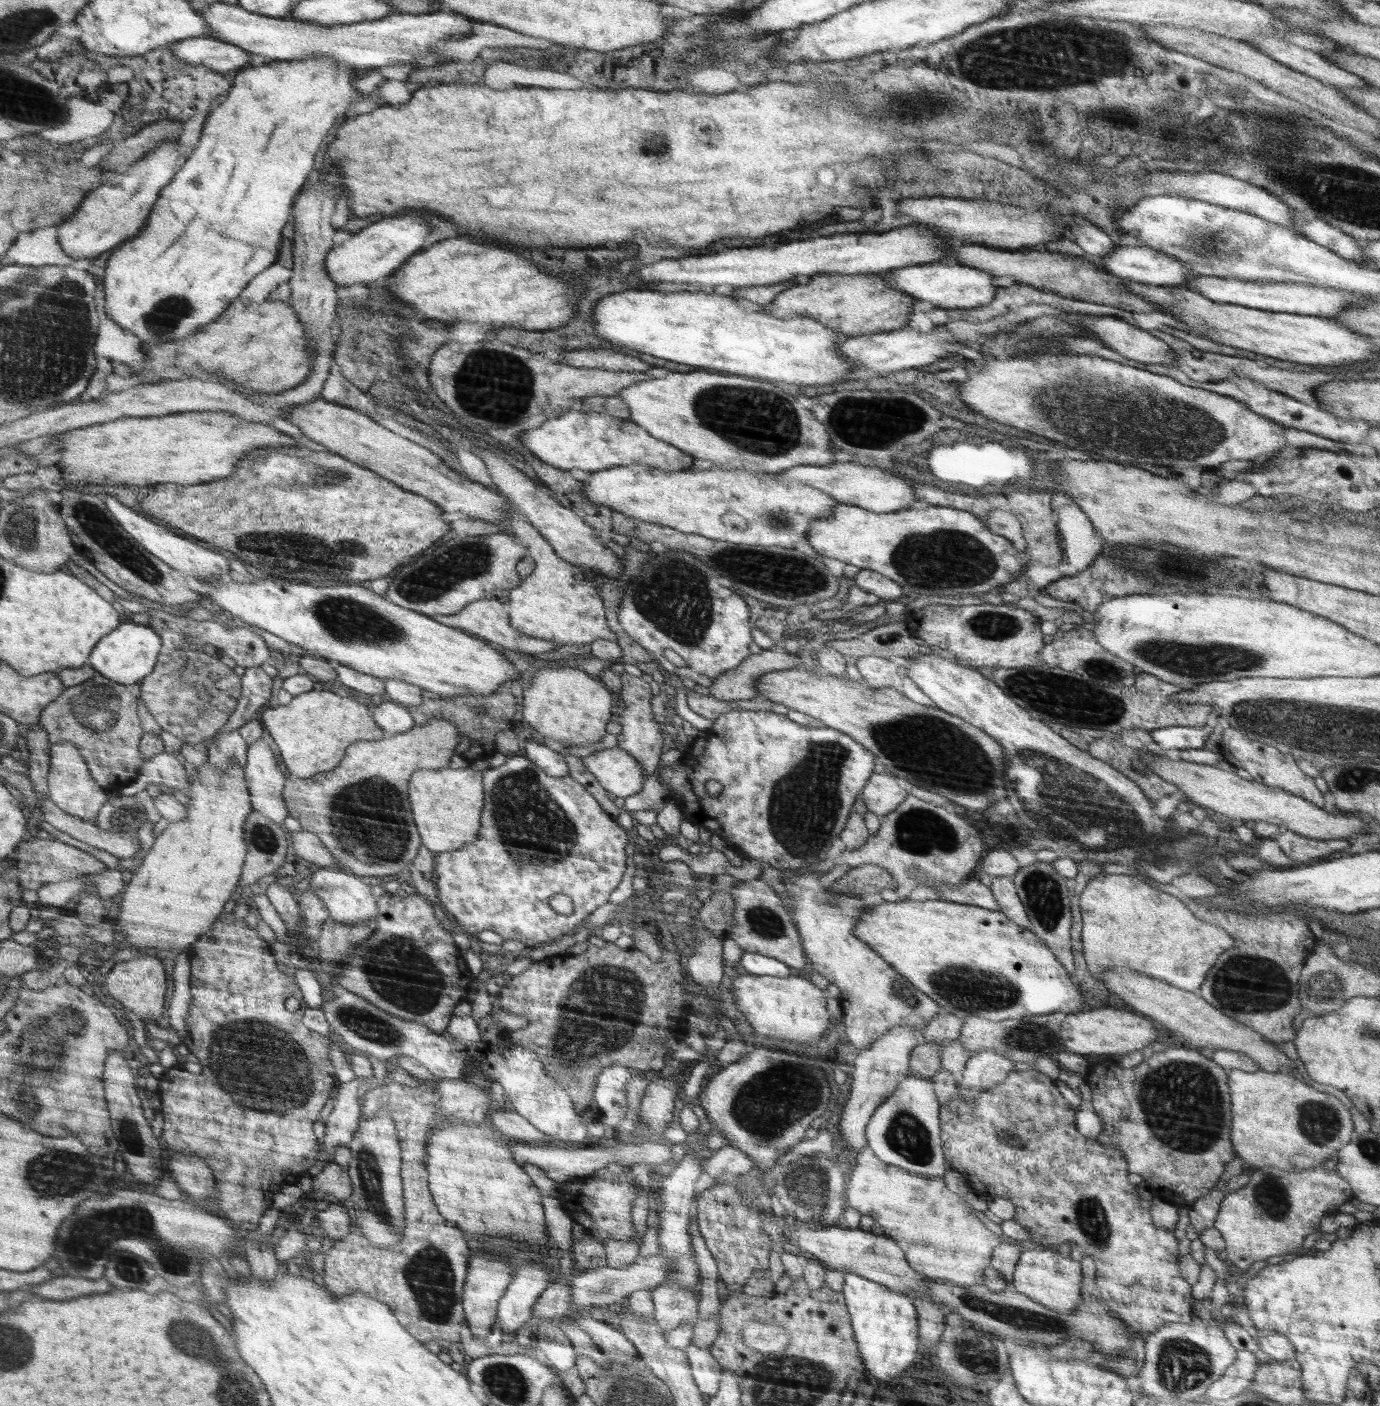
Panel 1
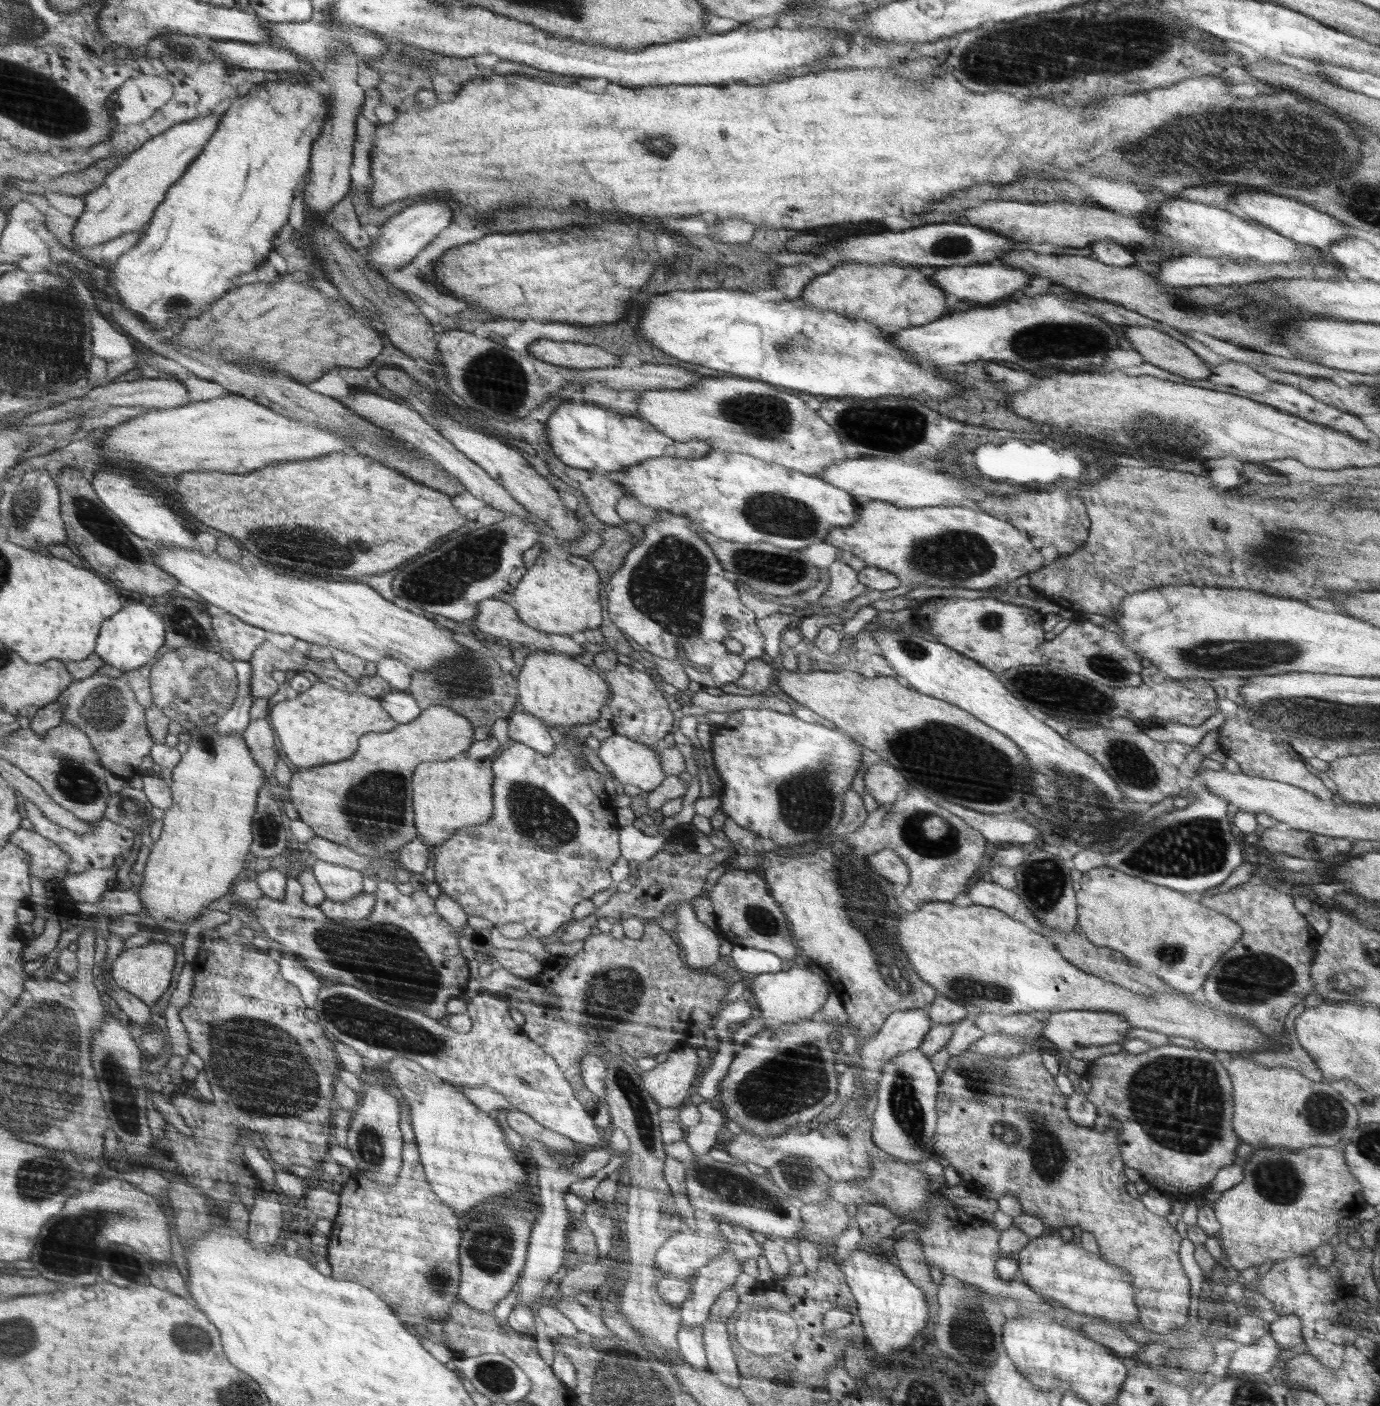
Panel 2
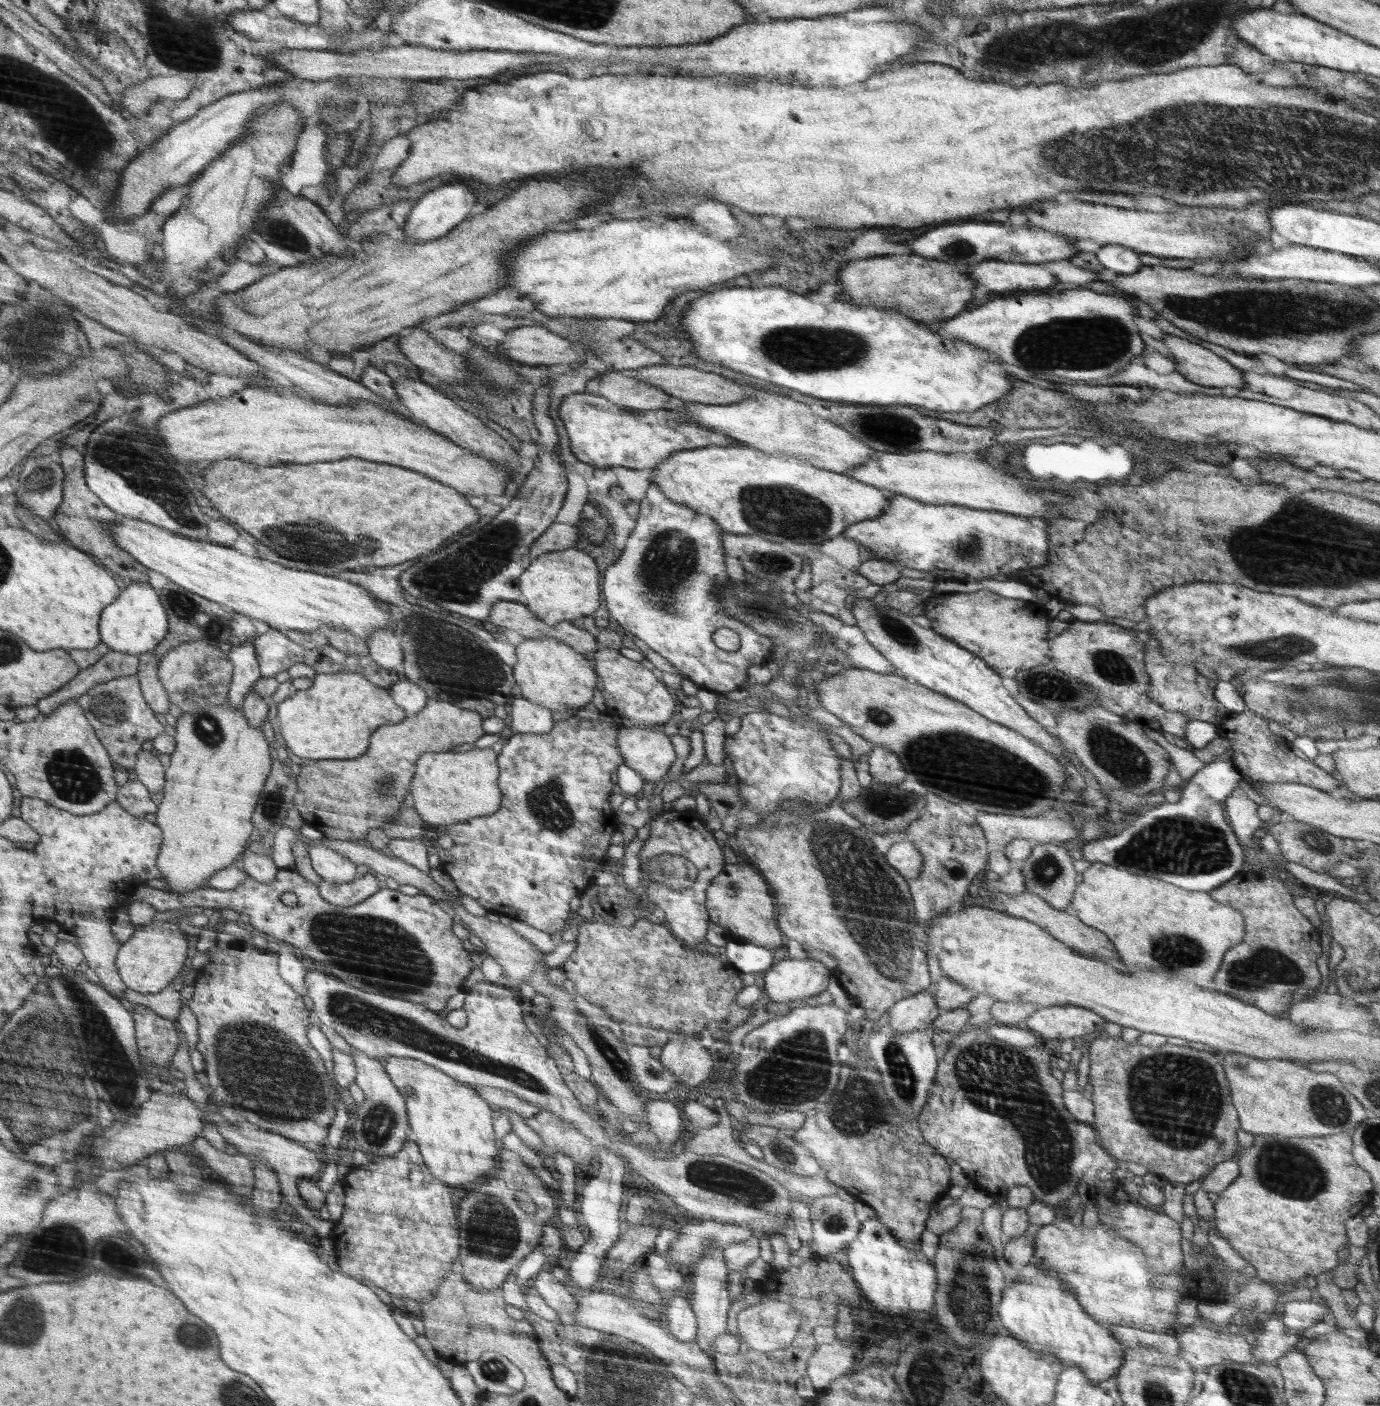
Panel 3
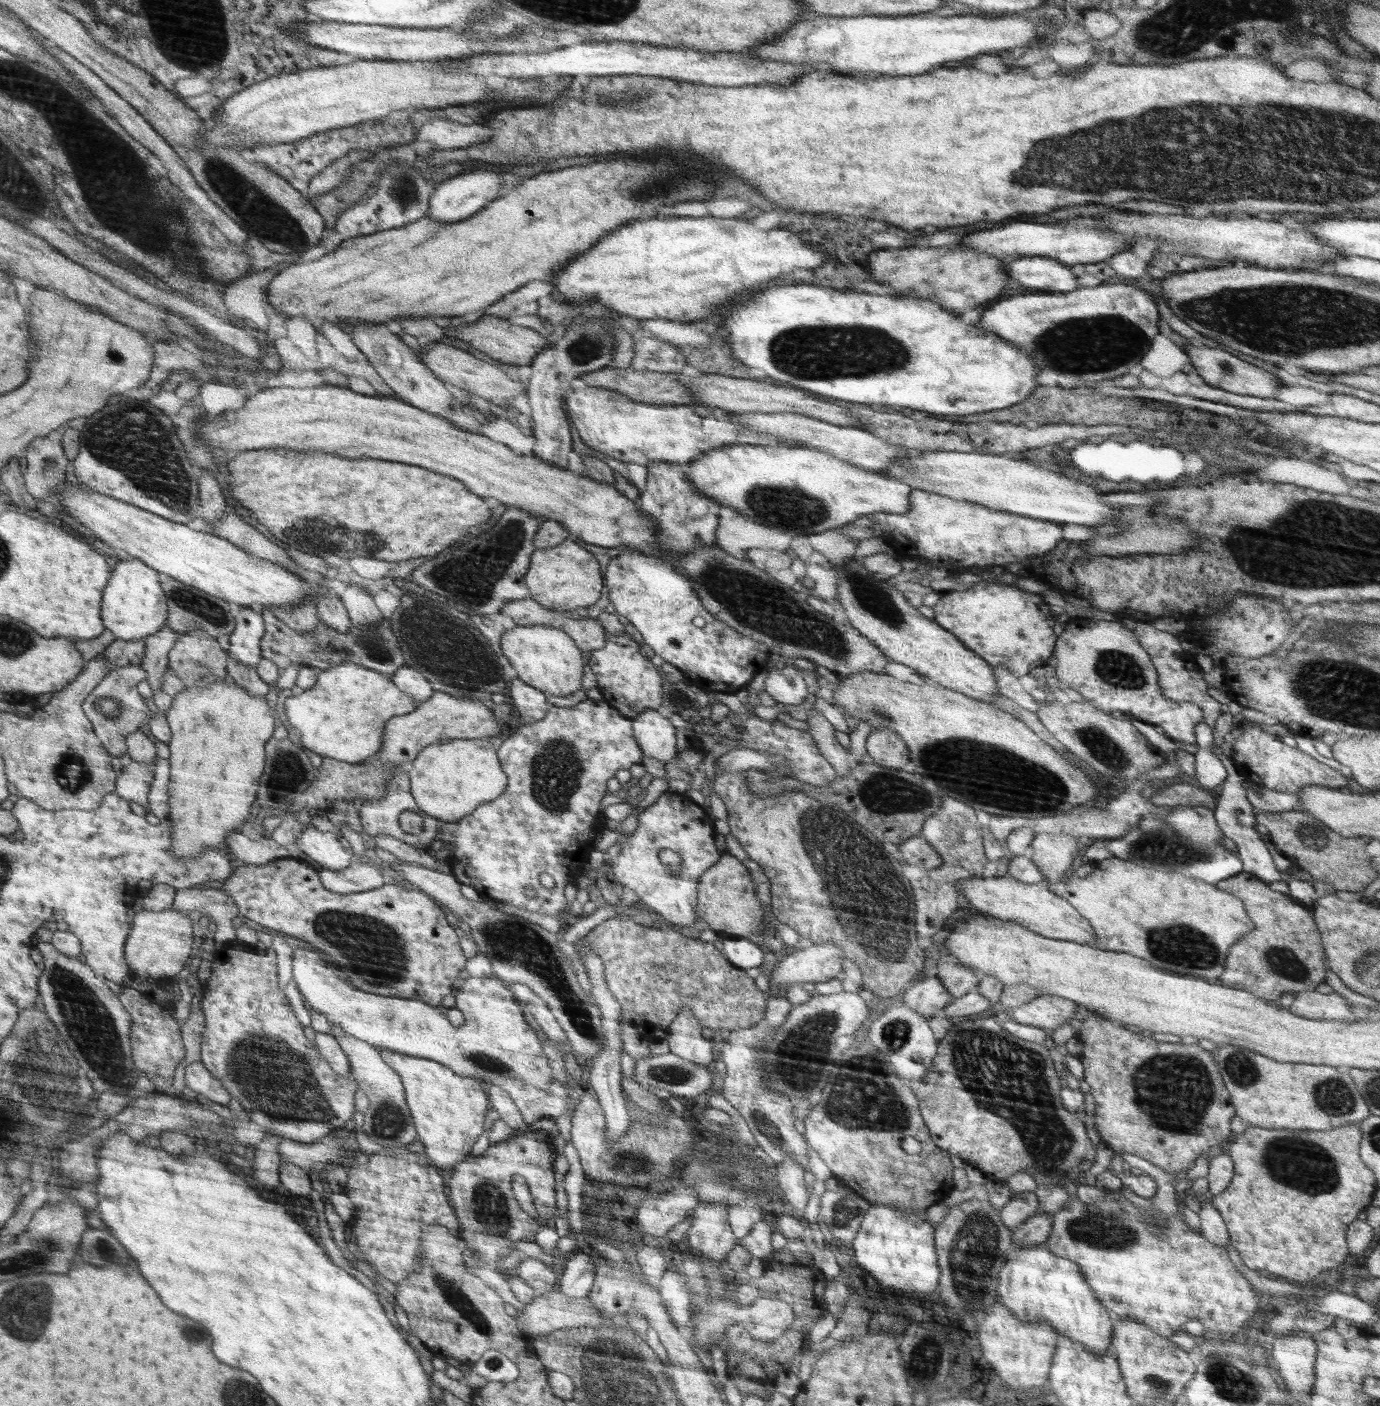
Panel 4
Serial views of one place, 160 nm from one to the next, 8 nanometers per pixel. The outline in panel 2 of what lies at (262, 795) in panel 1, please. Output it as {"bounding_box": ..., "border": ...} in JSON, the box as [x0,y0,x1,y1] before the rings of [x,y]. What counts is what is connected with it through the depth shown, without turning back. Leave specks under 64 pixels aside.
{"bounding_box":[243,718,277,784],"border":[[[268,718],[250,720],[243,737],[249,748],[252,749],[252,756],[256,759],[257,764],[260,764],[265,772],[269,773],[271,780],[267,783],[273,784],[277,752],[274,748],[274,730],[268,722]]]}

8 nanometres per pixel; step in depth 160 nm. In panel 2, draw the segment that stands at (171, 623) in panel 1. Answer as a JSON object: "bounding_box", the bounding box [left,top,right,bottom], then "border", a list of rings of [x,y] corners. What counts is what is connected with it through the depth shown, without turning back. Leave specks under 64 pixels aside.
{"bounding_box":[211,612,269,662],"border":[[[217,612],[212,616],[211,625],[221,647],[233,655],[235,662],[249,662],[254,651],[269,638],[269,633],[264,629],[226,612]]]}

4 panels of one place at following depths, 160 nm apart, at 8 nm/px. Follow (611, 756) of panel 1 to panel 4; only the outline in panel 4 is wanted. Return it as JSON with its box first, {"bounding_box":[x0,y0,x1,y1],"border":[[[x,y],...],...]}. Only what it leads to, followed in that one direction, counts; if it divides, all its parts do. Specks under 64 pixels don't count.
{"bounding_box":[632,710,676,763],"border":[[[645,710],[632,719],[634,734],[646,756],[665,763],[676,756],[676,726],[656,710]]]}

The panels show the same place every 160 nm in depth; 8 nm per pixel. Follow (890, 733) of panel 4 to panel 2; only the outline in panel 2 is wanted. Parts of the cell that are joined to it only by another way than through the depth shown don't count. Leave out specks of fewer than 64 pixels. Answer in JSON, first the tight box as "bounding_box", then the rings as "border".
{"bounding_box":[865,759,909,806],"border":[[[880,759],[876,761],[865,778],[865,790],[879,803],[879,806],[889,806],[896,801],[896,796],[905,790],[909,784],[889,762]]]}

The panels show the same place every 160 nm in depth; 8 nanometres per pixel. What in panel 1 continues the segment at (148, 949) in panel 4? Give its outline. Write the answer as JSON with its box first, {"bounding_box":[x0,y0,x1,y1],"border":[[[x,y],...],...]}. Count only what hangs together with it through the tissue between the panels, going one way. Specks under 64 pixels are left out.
{"bounding_box":[105,953,166,1021],"border":[[[144,953],[128,962],[116,963],[105,976],[108,994],[123,1004],[123,1008],[128,1008],[130,1012],[139,1016],[142,1021],[147,1018],[157,1020],[162,1016],[162,1010],[164,1010],[166,974],[164,974],[164,966],[160,959],[159,953]]]}

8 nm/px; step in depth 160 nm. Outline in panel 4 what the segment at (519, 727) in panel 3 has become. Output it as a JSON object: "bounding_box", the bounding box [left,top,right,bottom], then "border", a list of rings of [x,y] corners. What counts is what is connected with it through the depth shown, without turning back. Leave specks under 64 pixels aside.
{"bounding_box":[510,677,549,724],"border":[[[515,677],[510,688],[510,697],[515,709],[520,713],[521,724],[532,724],[546,716],[549,707],[549,703],[546,700],[547,696],[537,688],[528,686],[525,682]]]}

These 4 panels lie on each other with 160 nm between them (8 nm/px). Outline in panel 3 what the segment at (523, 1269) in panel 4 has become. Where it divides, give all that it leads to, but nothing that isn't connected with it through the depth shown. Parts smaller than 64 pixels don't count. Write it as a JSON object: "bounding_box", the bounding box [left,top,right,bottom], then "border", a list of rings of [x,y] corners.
{"bounding_box":[529,1271,578,1316],"border":[[[539,1271],[532,1278],[529,1286],[546,1301],[550,1308],[553,1308],[559,1314],[567,1316],[573,1314],[578,1308],[575,1297],[570,1295],[566,1291],[565,1285],[548,1271]]]}

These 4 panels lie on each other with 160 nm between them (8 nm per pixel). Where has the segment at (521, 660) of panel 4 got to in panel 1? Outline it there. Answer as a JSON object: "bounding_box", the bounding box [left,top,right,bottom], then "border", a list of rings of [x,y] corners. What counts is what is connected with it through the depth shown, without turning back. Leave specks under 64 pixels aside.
{"bounding_box":[521,666,612,746],"border":[[[563,666],[560,670],[540,670],[534,675],[532,683],[525,687],[521,722],[528,723],[536,732],[556,742],[566,742],[568,746],[586,746],[601,741],[606,736],[606,724],[610,720],[612,694],[584,671]]]}

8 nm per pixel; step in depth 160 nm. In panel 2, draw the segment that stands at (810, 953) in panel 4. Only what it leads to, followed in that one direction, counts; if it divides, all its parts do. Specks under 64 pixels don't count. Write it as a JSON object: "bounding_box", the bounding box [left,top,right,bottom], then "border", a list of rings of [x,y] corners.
{"bounding_box":[747,966,828,1027],"border":[[[795,966],[787,972],[762,973],[756,975],[753,980],[747,980],[747,983],[767,1027],[799,1024],[799,1022],[810,1020],[816,1017],[817,1012],[827,1003],[828,986],[826,982],[819,975],[812,974],[810,970],[802,970],[802,966]]]}

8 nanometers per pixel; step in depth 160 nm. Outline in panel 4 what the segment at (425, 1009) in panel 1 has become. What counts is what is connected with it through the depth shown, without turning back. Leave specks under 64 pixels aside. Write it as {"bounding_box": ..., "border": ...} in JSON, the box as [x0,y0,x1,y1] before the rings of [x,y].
{"bounding_box":[222,857,466,1008],"border":[[[287,857],[273,860],[266,866],[236,864],[233,875],[223,882],[222,889],[233,898],[239,914],[263,927],[294,937],[308,948],[318,950],[348,976],[350,985],[363,992],[419,999],[437,1008],[444,997],[452,994],[452,984],[466,964],[458,936],[454,928],[448,926],[444,912],[428,894],[416,888],[406,891],[390,884],[366,892],[332,892],[321,883],[320,870],[310,868],[304,860]]]}

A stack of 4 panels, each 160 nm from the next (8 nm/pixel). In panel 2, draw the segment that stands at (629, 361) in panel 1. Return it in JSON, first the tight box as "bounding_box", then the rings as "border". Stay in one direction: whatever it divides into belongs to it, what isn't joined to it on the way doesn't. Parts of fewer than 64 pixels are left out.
{"bounding_box":[529,338,622,369],"border":[[[536,338],[529,345],[529,354],[559,367],[589,369],[622,366],[622,360],[614,353],[596,345],[579,342]]]}

